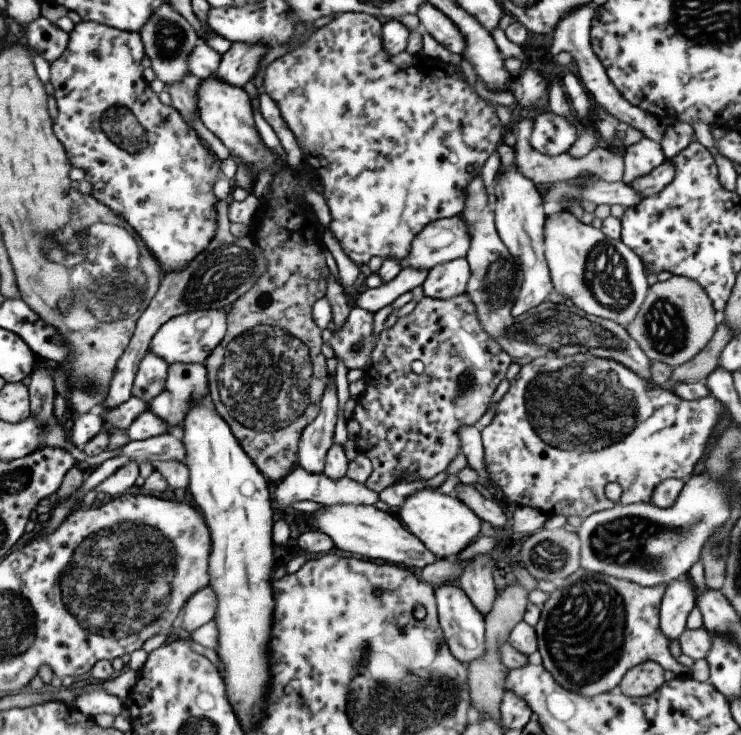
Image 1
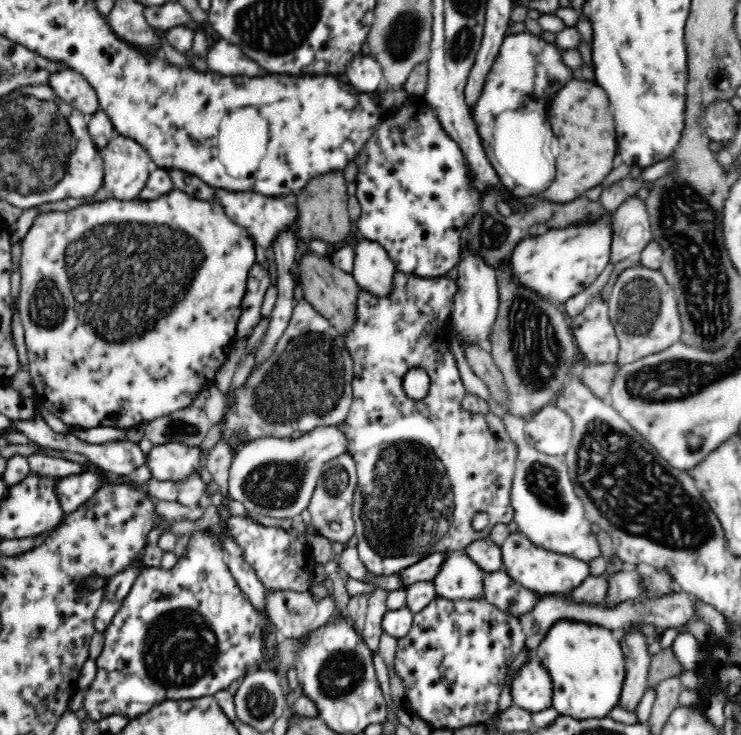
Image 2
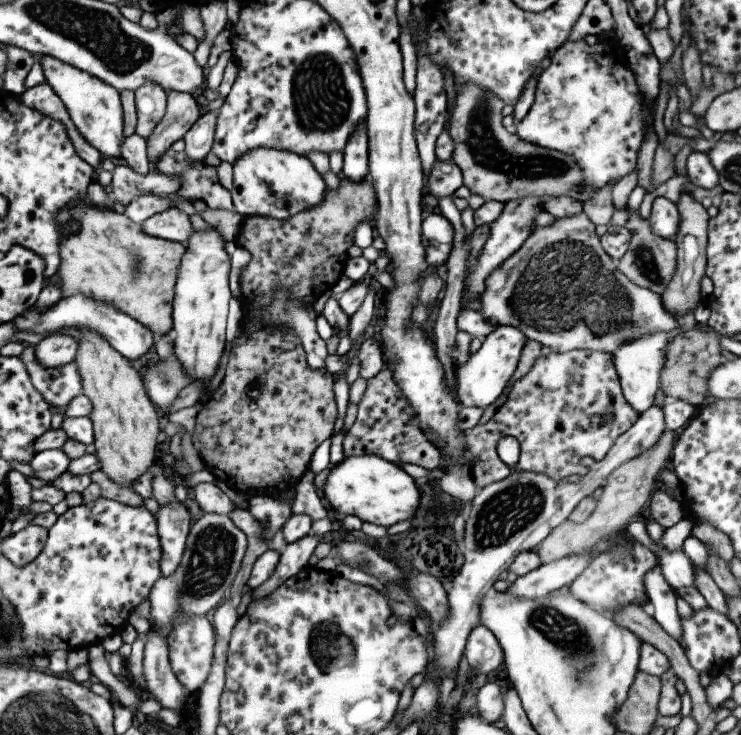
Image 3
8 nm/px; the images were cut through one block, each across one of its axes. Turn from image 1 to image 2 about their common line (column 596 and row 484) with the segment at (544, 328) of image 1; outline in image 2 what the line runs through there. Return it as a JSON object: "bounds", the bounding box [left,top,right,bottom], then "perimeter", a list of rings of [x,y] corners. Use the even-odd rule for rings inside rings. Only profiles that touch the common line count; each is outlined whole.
{"bounds":[307,452,357,543],"perimeter":[[[348,452],[337,456],[322,467],[312,500],[307,508],[312,515],[312,524],[319,535],[342,543],[355,535],[352,504],[357,484],[356,461]]]}

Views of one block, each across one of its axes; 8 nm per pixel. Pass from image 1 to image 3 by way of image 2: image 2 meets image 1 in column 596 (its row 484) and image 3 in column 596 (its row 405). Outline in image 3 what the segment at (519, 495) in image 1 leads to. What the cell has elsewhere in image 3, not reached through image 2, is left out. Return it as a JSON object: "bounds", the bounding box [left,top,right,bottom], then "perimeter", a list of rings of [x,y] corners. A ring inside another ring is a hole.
{"bounds":[465,349,638,489],"perimeter":[[[573,349],[566,353],[551,353],[539,356],[533,362],[529,371],[521,378],[513,382],[507,396],[498,402],[493,416],[485,424],[476,424],[465,433],[465,446],[469,450],[469,471],[470,478],[475,484],[475,489],[483,488],[503,480],[509,476],[510,471],[533,472],[533,474],[543,474],[551,480],[561,480],[570,474],[584,476],[587,468],[579,464],[581,458],[589,456],[596,462],[602,460],[608,452],[615,438],[627,432],[638,414],[627,404],[623,398],[619,379],[615,374],[611,354],[607,352],[591,351],[585,349]],[[611,410],[613,418],[609,422],[603,422],[603,414]],[[510,436],[519,443],[519,458],[513,468],[503,464],[495,452],[497,442],[501,438]]]}

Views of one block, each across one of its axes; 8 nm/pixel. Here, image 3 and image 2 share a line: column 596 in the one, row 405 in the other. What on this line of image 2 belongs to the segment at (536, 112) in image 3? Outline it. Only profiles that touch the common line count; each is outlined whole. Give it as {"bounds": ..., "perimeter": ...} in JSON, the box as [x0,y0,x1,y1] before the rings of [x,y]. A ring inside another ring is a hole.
{"bounds":[19,189,256,428],"perimeter":[[[178,189],[168,191],[154,200],[121,201],[106,198],[102,201],[80,203],[64,212],[40,213],[32,228],[22,238],[19,316],[24,329],[27,359],[36,400],[66,425],[96,428],[114,426],[130,428],[189,407],[196,395],[215,386],[217,372],[236,346],[236,322],[240,304],[247,288],[247,278],[256,263],[256,244],[247,229],[232,220],[216,201],[196,199]]]}

